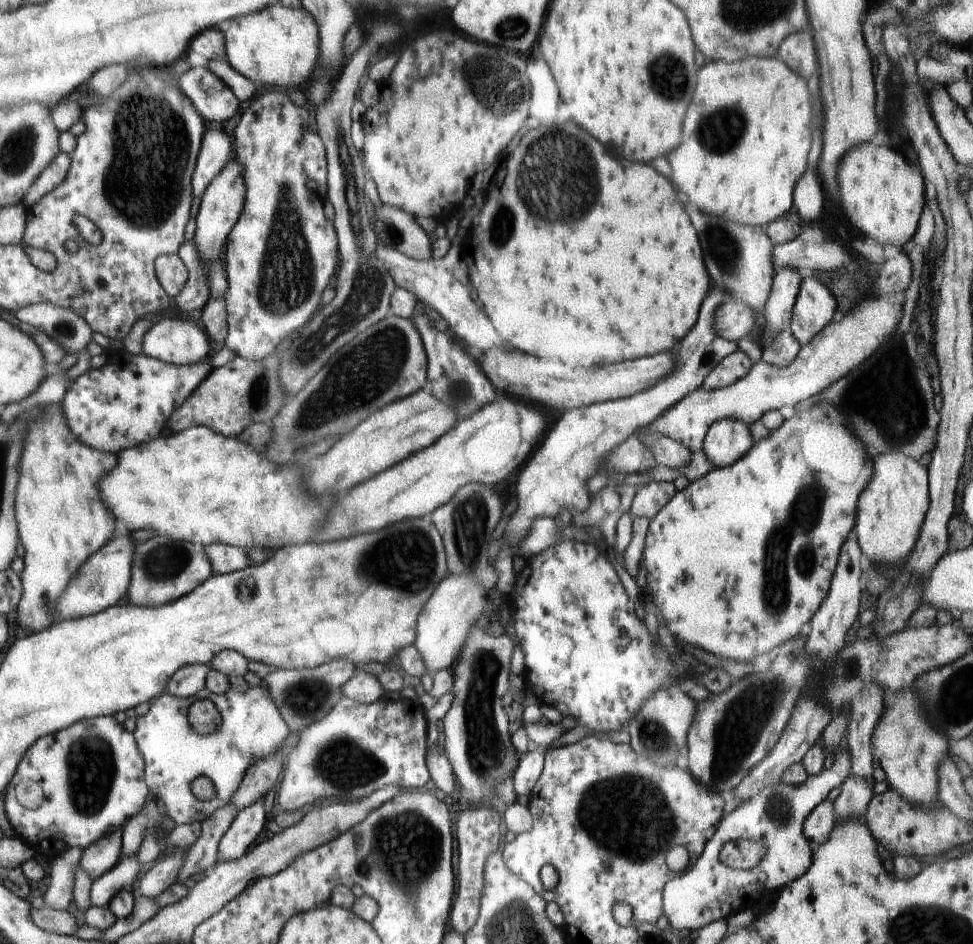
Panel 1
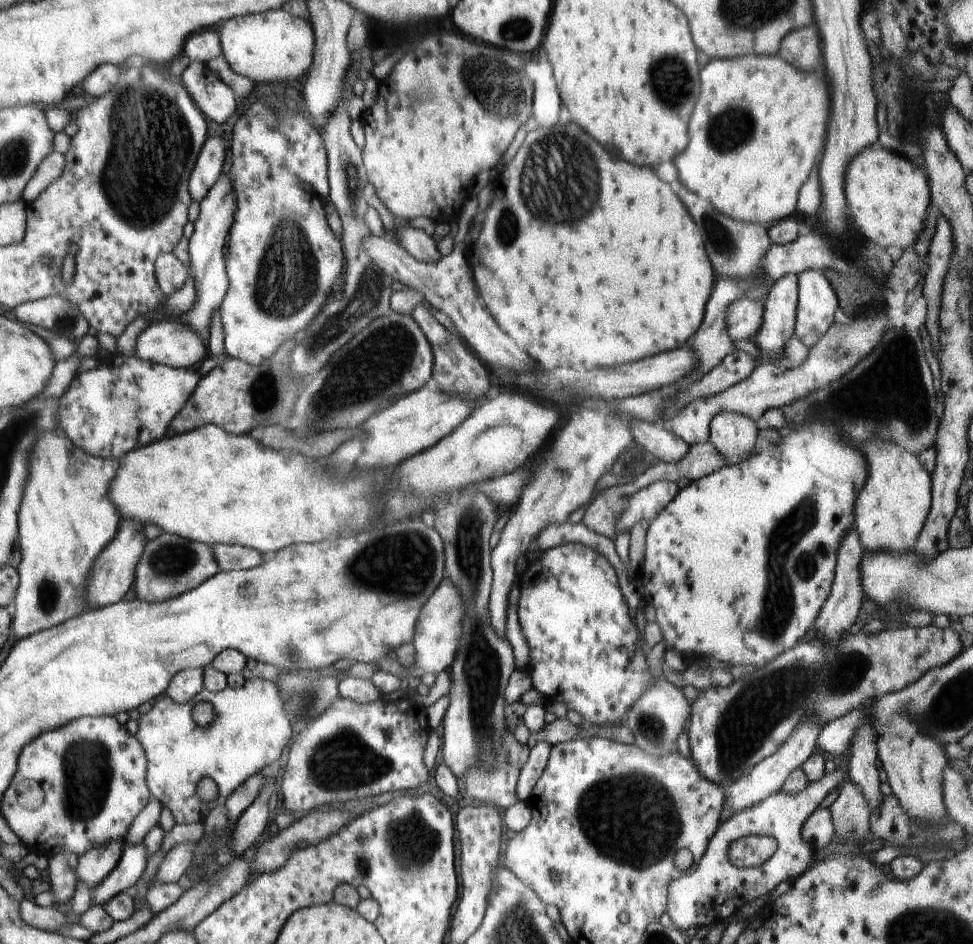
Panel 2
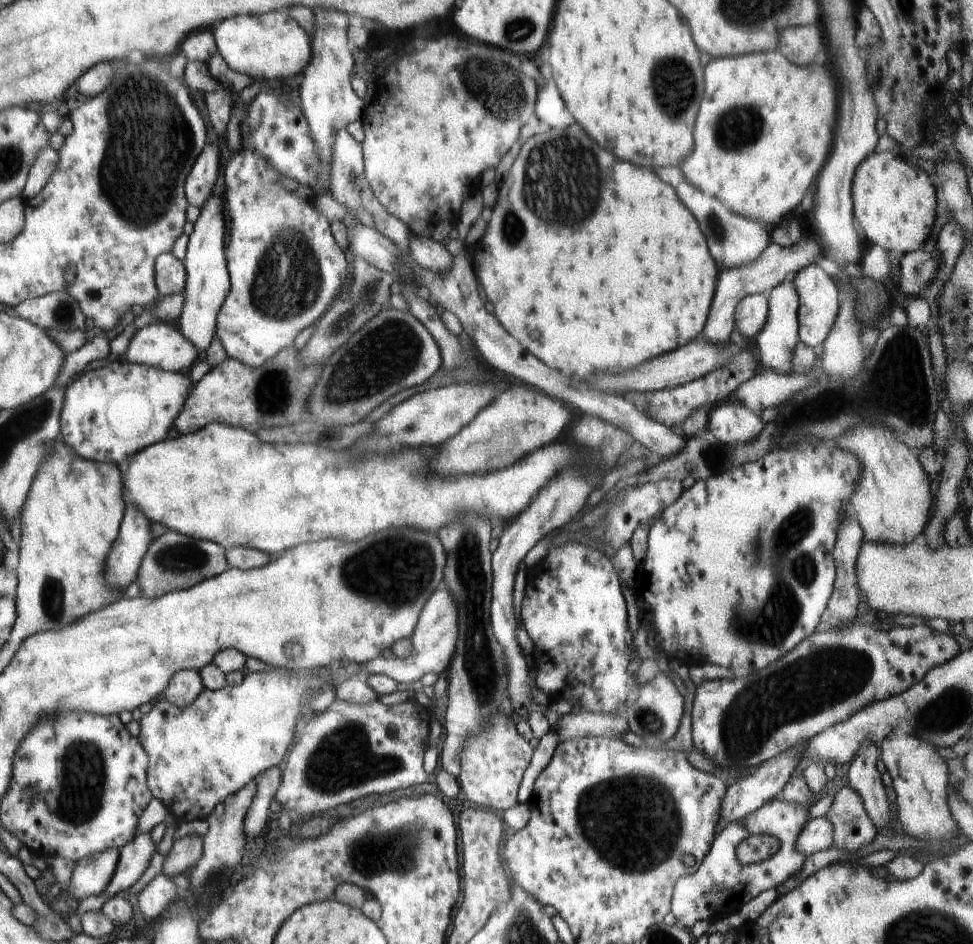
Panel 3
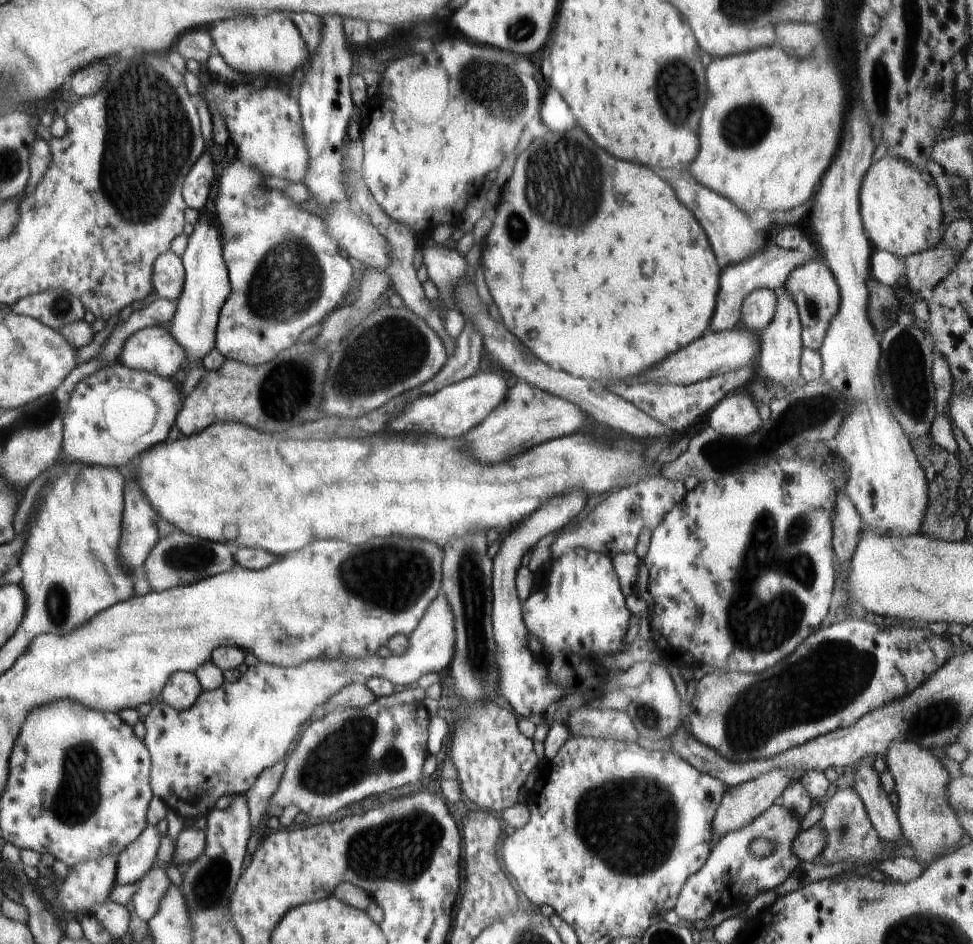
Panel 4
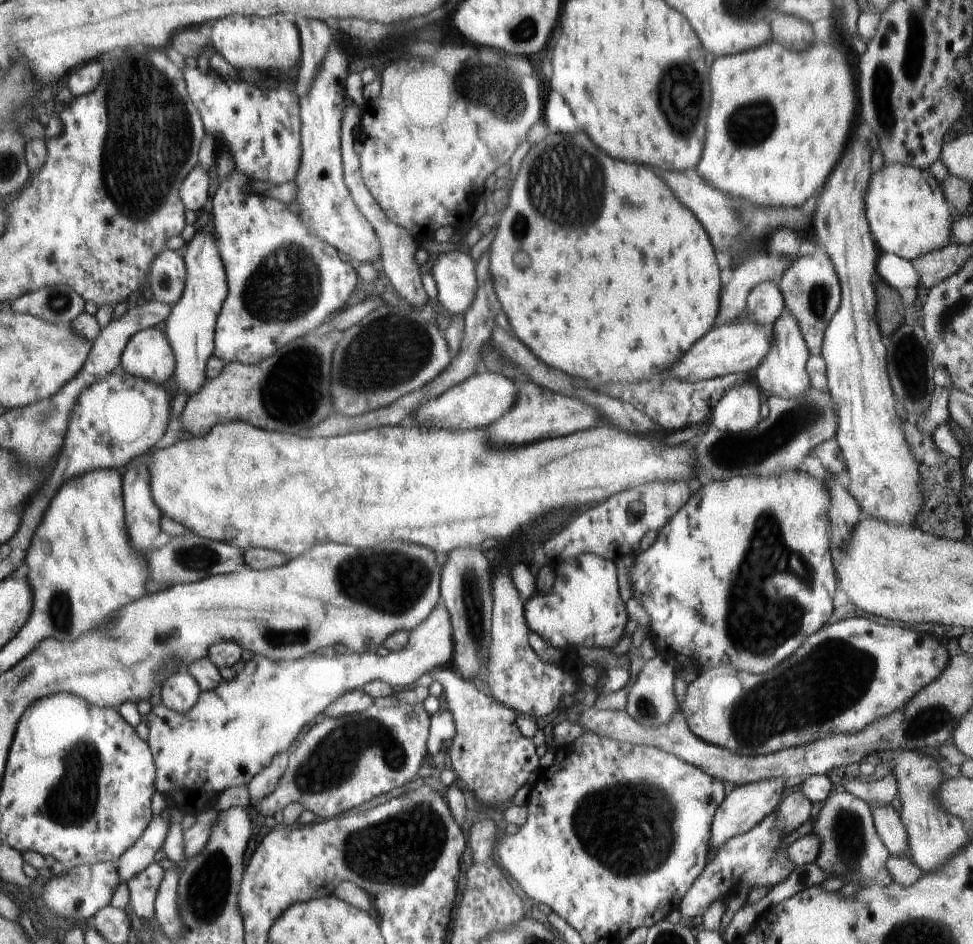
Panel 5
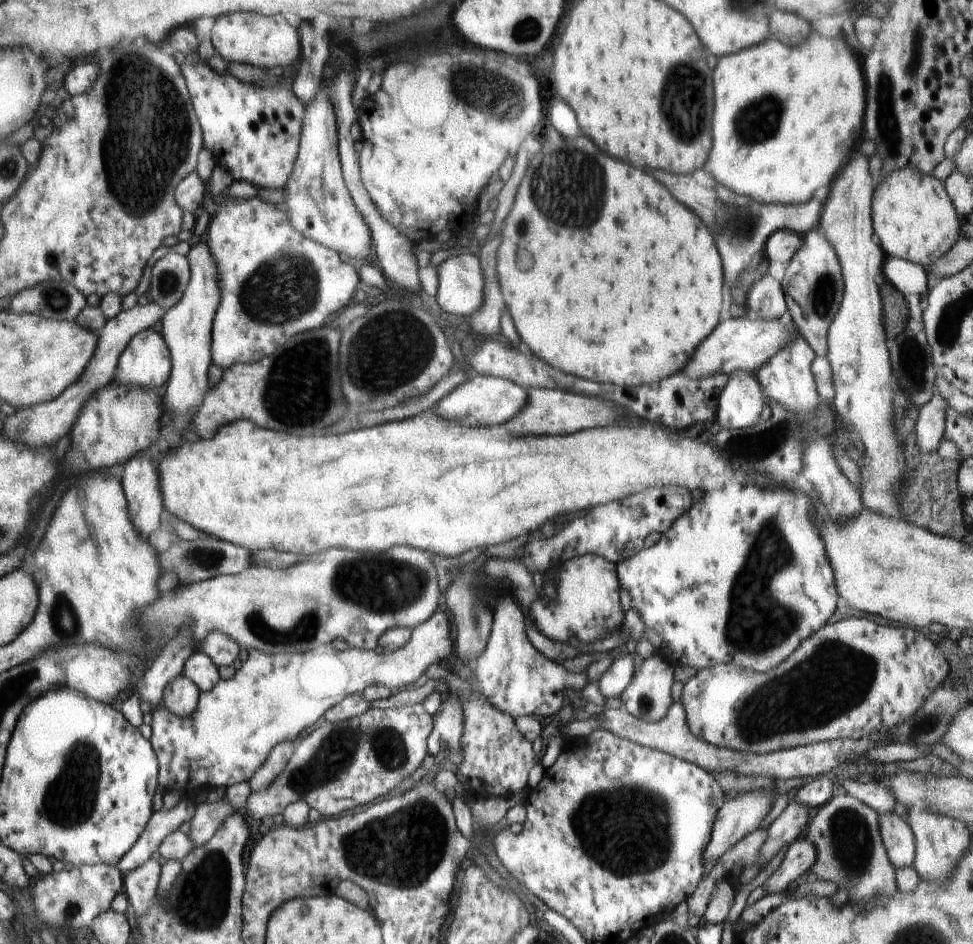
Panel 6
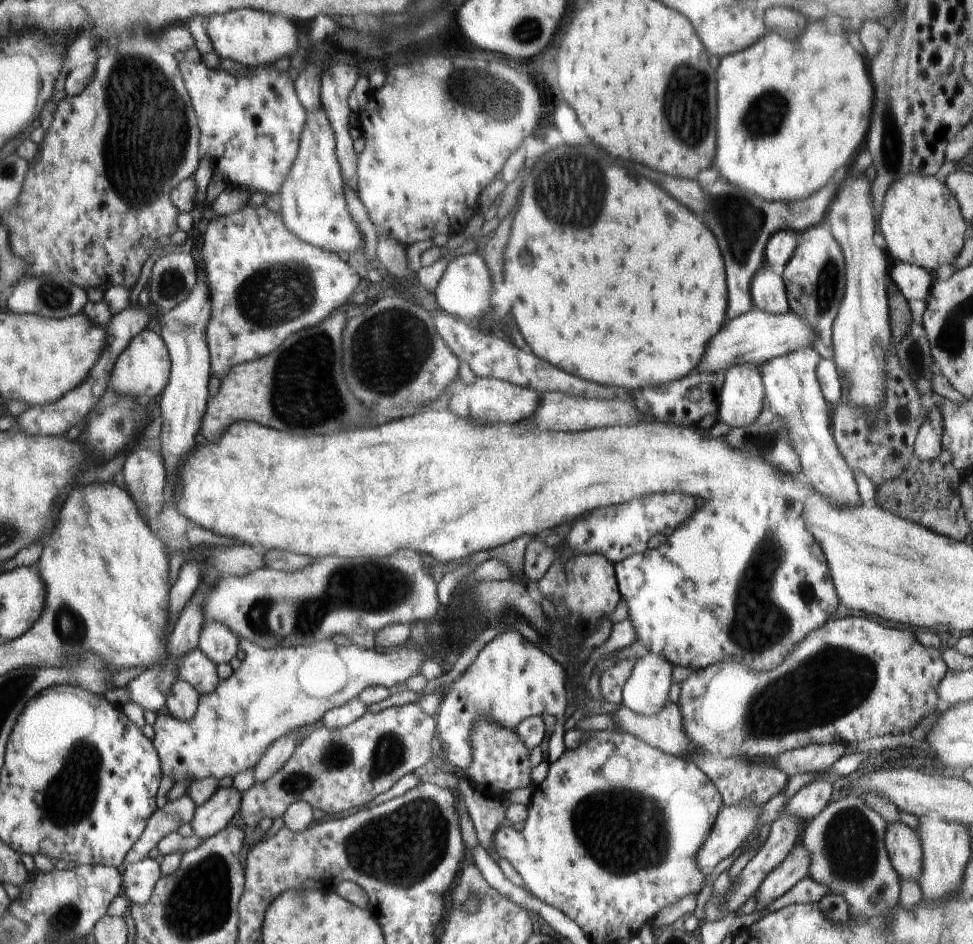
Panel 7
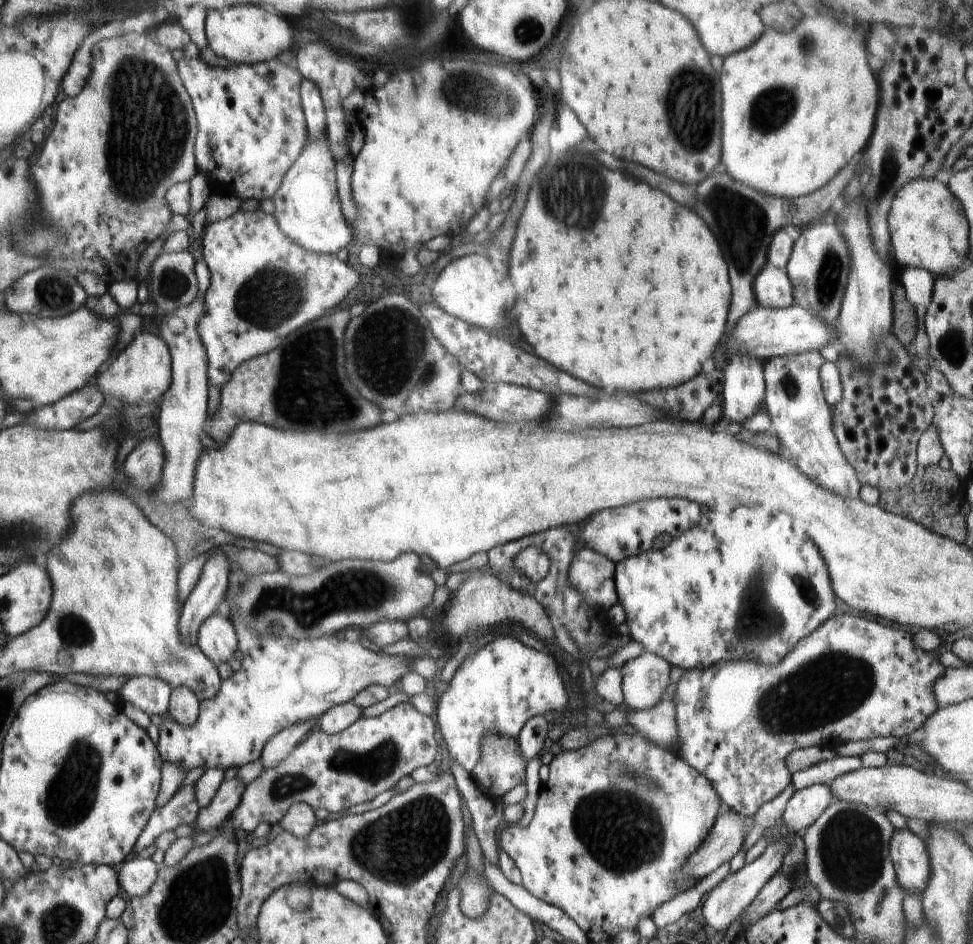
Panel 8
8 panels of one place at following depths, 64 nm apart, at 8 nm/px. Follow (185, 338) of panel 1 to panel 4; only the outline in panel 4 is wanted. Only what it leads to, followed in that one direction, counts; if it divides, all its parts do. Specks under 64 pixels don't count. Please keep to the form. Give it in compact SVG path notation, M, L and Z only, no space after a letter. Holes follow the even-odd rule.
M152 326L140 329L126 338L119 362L128 368L173 378L186 369L186 352L169 330Z

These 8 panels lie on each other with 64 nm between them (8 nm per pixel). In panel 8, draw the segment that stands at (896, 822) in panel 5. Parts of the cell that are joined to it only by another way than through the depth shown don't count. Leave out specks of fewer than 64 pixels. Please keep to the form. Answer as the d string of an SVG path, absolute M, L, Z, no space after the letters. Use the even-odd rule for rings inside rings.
M906 826L896 828L890 840L890 858L896 878L905 892L924 892L930 878L926 843Z

